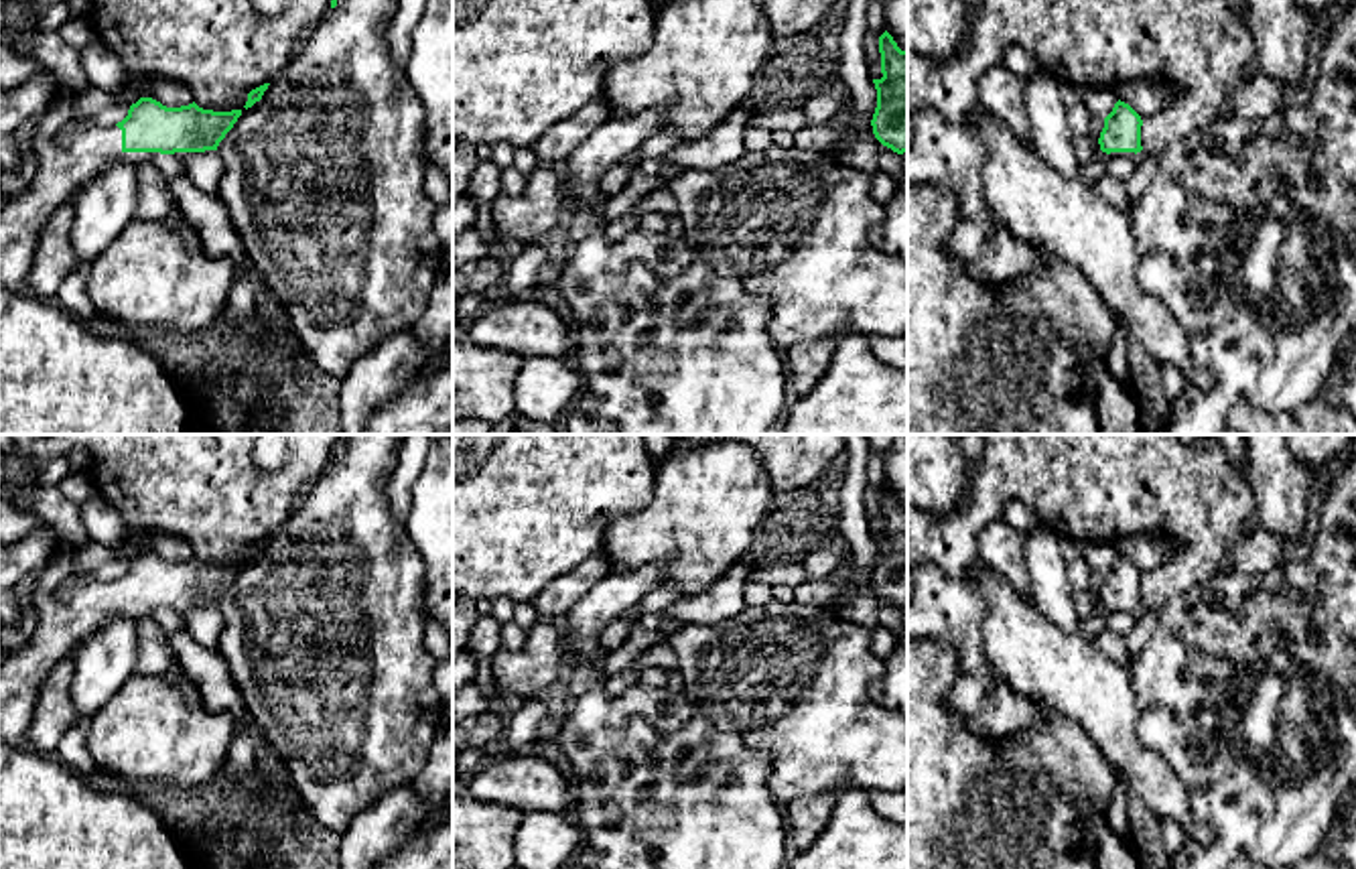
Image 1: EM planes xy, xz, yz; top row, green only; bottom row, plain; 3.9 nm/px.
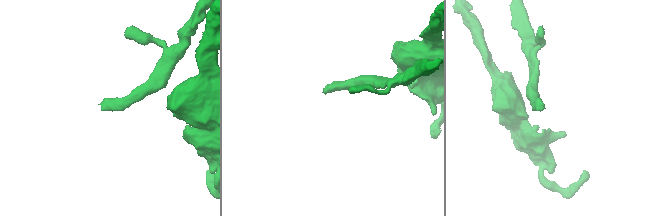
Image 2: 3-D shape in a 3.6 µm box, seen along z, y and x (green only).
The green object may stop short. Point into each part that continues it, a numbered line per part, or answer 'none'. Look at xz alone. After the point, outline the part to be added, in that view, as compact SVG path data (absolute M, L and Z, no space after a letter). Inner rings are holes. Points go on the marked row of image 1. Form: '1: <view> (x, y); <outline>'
none

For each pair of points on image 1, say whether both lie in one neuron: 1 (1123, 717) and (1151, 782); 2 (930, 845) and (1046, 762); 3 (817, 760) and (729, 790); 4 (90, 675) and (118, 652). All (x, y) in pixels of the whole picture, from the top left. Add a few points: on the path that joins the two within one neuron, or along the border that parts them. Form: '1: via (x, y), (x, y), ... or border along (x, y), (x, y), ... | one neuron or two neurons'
1: via (1123, 733), (1123, 750), (1137, 766) | one neuron
2: via (959, 845), (1018, 790) | one neuron
3: border along (741, 738), (770, 758), (770, 792), (782, 807) | two neurons
4: via (98, 671), (112, 660) | one neuron

